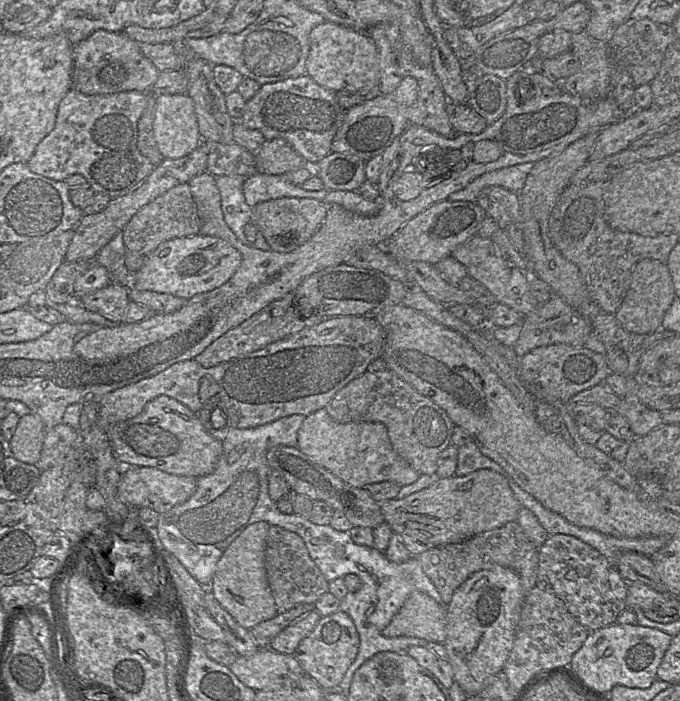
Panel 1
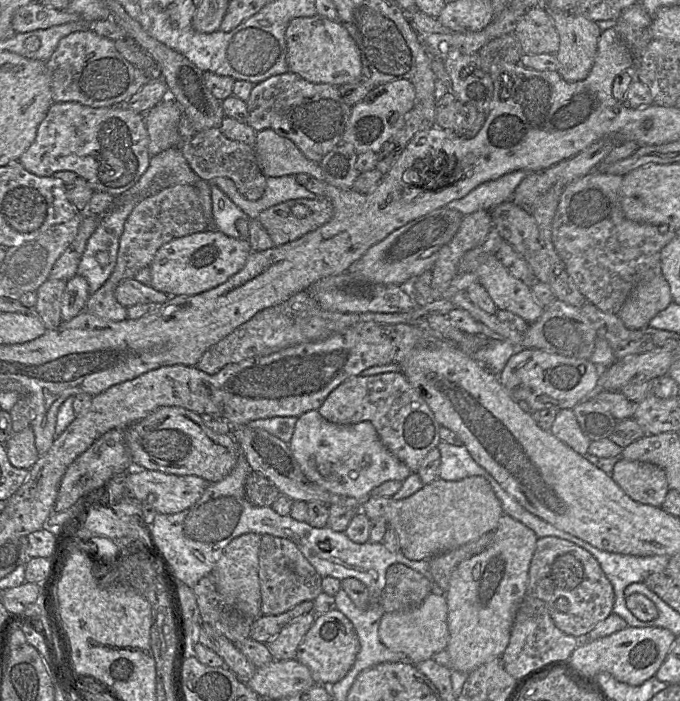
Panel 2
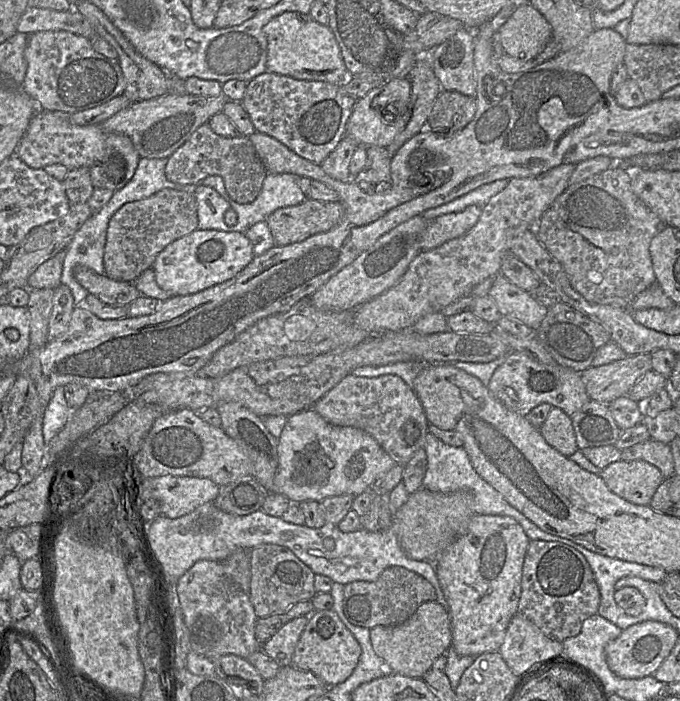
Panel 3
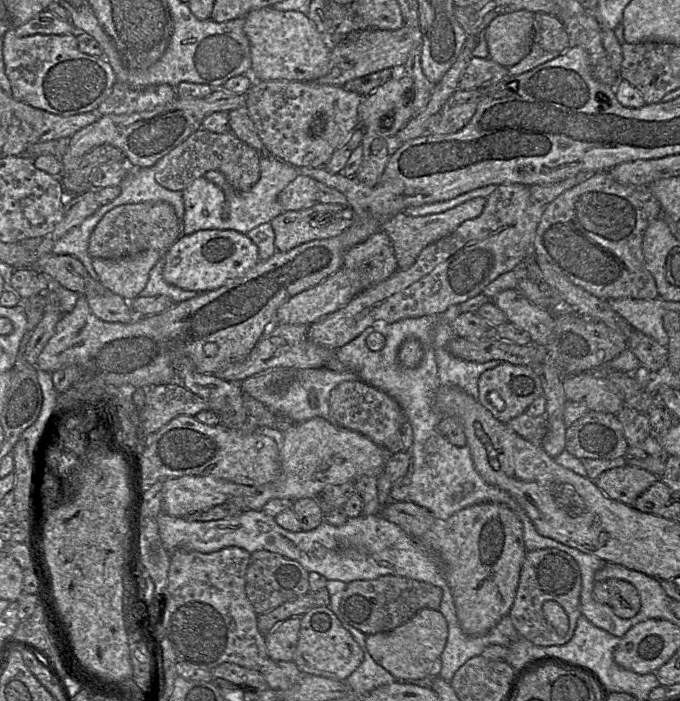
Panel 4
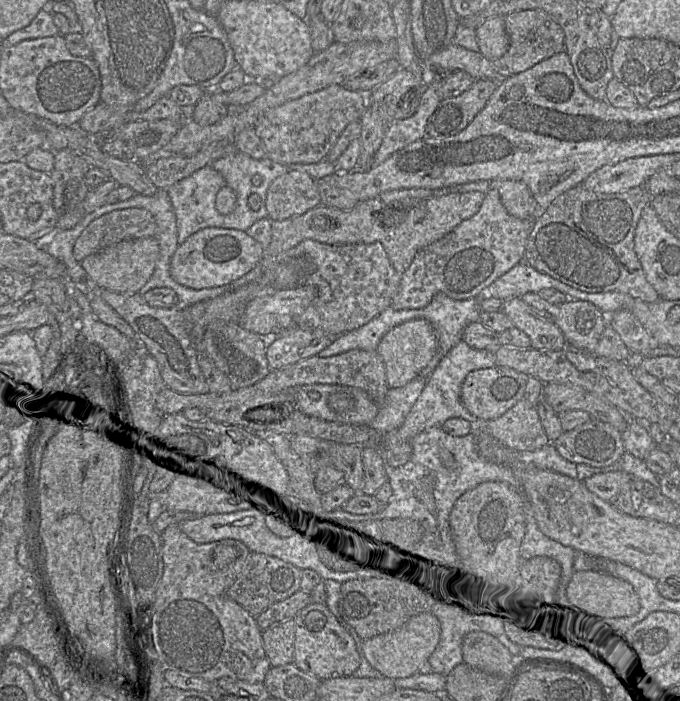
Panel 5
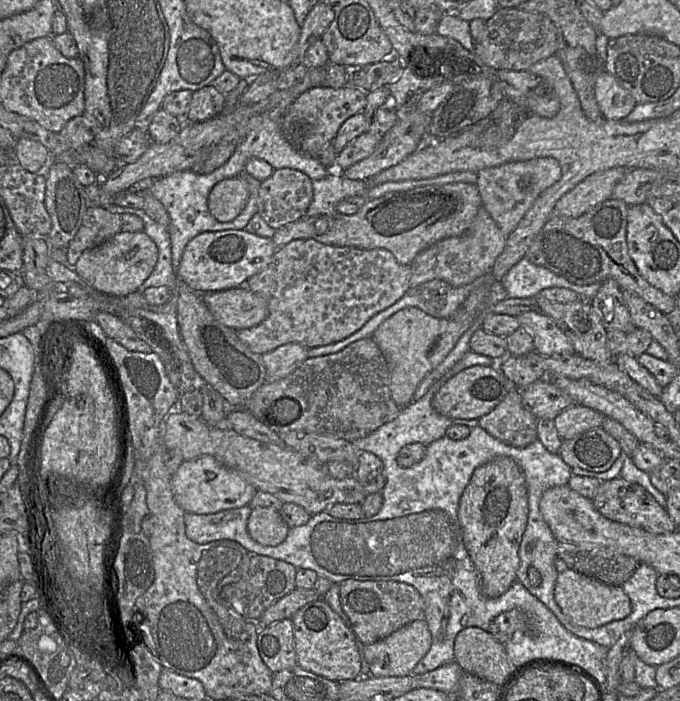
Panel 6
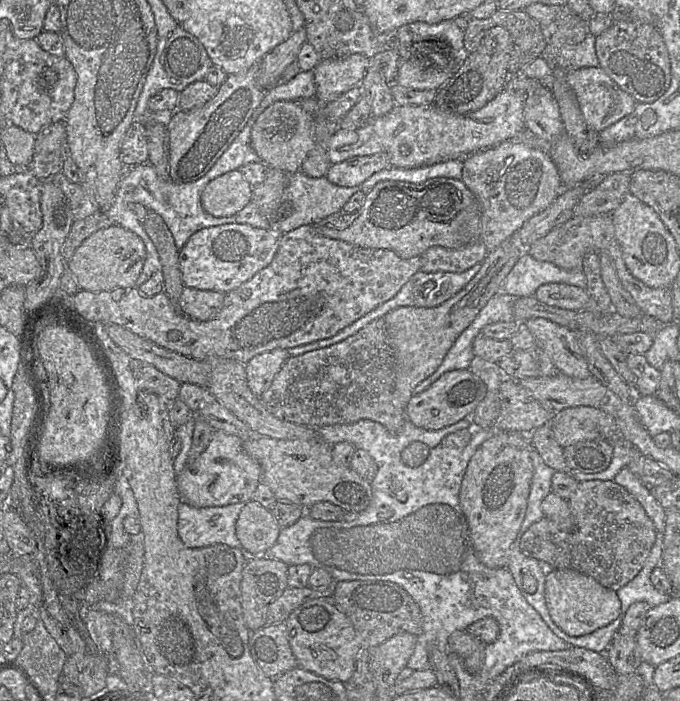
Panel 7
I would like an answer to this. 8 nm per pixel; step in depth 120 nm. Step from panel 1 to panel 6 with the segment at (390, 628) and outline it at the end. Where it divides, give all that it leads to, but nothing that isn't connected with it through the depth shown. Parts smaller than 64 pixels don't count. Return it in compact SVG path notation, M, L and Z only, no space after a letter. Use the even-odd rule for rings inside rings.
M416 620L400 628L388 637L375 643L365 645L363 657L367 662L370 676L374 677L398 677L411 675L414 667L427 654L432 644L432 635L427 622Z

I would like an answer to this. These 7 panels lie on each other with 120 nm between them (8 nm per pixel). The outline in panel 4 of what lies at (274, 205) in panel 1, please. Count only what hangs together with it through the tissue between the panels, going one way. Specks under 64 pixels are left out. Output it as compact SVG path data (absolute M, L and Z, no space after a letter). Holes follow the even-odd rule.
M317 202L308 209L282 212L270 224L275 234L276 251L286 252L313 240L335 237L349 228L354 220L355 214L349 205Z

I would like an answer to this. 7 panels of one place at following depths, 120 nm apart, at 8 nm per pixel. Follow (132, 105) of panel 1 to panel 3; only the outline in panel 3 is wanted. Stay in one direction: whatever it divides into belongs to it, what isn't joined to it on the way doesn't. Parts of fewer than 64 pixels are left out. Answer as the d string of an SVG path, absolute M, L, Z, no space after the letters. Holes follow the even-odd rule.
M38 110L16 149L18 157L33 169L44 169L53 164L63 165L69 171L86 167L96 189L115 192L123 188L133 177L141 159L131 139L124 134L105 132L100 124L73 125L68 115L64 112Z

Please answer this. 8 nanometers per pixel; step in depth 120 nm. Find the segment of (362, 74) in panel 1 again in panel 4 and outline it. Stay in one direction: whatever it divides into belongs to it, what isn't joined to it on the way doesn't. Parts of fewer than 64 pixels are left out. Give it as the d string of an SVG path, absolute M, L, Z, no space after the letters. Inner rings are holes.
M265 7L249 12L244 19L244 32L250 44L251 71L257 80L313 82L327 72L332 47L306 15Z

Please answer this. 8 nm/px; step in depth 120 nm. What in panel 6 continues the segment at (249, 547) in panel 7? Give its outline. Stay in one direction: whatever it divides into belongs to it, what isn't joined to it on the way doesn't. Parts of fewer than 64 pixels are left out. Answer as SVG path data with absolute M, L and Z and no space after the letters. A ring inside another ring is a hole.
M269 507L253 508L247 523L249 535L263 546L281 544L287 538L289 529L279 511Z

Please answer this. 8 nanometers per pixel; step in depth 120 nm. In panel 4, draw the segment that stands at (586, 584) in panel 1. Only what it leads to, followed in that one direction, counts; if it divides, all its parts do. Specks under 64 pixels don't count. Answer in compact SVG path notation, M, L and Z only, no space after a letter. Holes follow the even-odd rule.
M557 548L527 551L508 617L520 637L534 645L563 645L572 638L577 621L582 616L581 589L581 571L572 556Z

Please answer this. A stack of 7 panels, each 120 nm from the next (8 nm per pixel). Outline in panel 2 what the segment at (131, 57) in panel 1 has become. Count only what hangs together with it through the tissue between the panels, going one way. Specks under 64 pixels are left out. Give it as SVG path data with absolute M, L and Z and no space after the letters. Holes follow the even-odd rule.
M90 30L76 31L62 38L54 53L45 63L50 73L51 94L54 103L75 102L92 108L119 106L151 79L150 75L128 62L118 52L114 41Z

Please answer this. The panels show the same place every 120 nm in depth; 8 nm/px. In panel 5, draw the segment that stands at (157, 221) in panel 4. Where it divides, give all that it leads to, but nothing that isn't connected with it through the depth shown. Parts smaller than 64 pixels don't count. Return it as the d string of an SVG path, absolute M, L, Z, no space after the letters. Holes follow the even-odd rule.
M145 209L115 210L93 220L80 234L73 246L73 256L81 262L88 255L123 240L154 237L156 222Z

